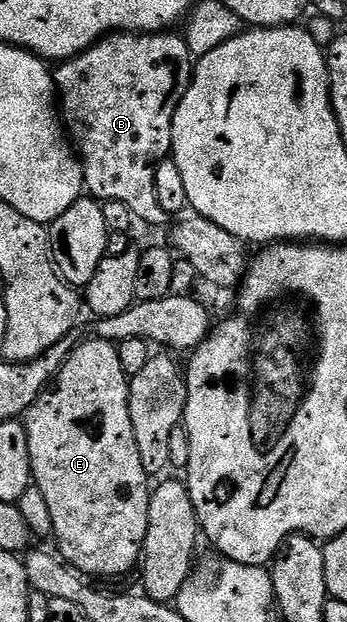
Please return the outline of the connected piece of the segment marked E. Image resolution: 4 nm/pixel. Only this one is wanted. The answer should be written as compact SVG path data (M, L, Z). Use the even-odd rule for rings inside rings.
M88 337L88 342L85 340L80 341L78 346L71 355L65 360L63 366L60 368L58 374L55 375L53 381L50 383L49 388L45 389L39 398L36 399L34 404L29 407L25 413L25 425L27 427L27 435L29 436L29 460L31 461L31 476L33 479L33 485L39 489L41 496L45 496L47 501L49 512L53 515L53 542L56 542L57 553L64 562L73 570L79 571L80 574L92 579L100 580L99 578L119 578L122 574L127 574L131 569L138 567L141 562L141 555L143 553L143 545L145 544L145 536L149 532L149 504L151 503L151 491L153 489L152 479L149 477L145 470L145 466L141 462L141 454L138 451L137 439L134 436L133 422L130 420L130 381L124 368L121 366L121 359L118 355L118 345L114 342L106 342L104 339L95 337Z

